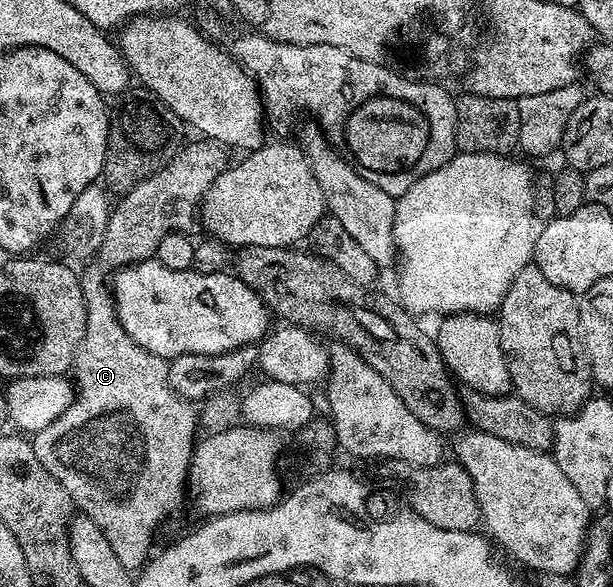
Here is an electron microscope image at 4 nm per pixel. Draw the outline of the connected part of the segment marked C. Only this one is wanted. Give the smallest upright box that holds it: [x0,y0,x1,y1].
[31,137,227,569]

